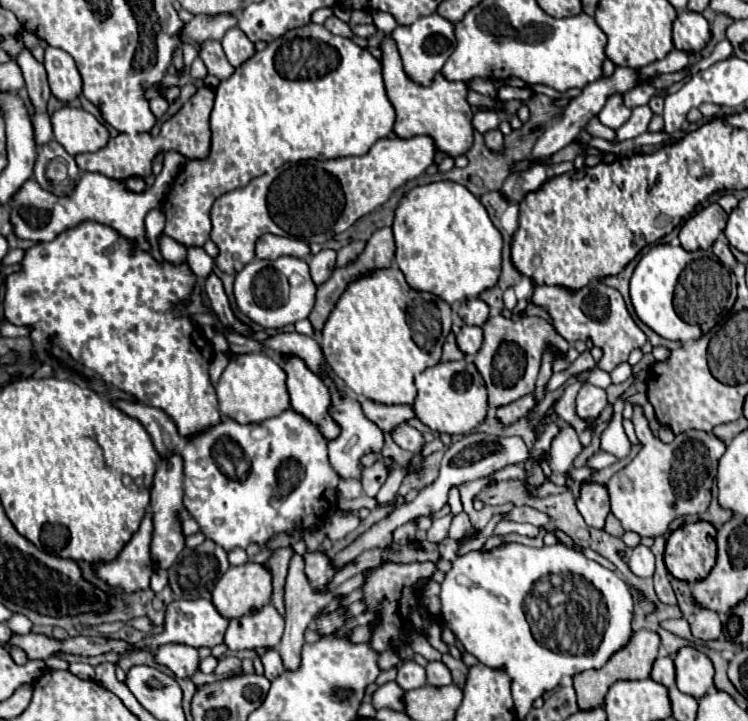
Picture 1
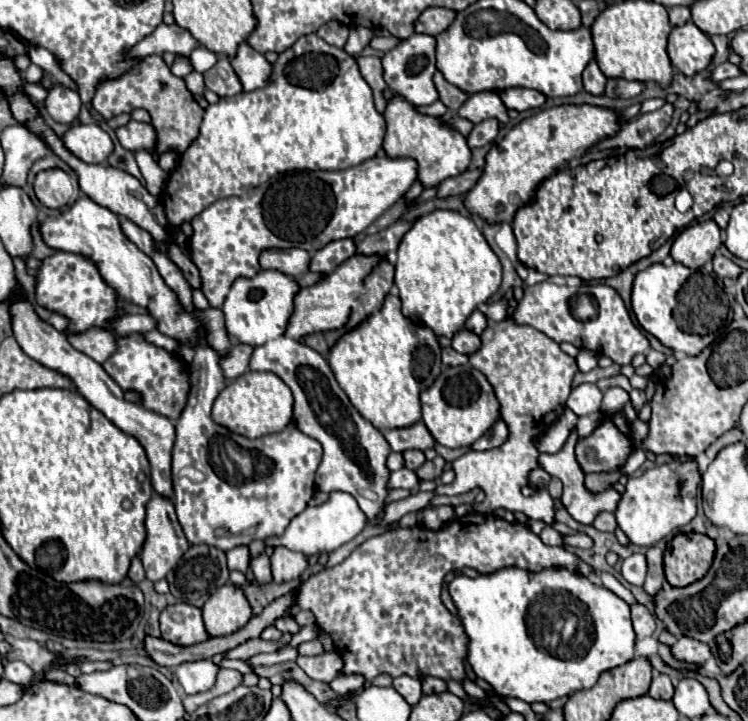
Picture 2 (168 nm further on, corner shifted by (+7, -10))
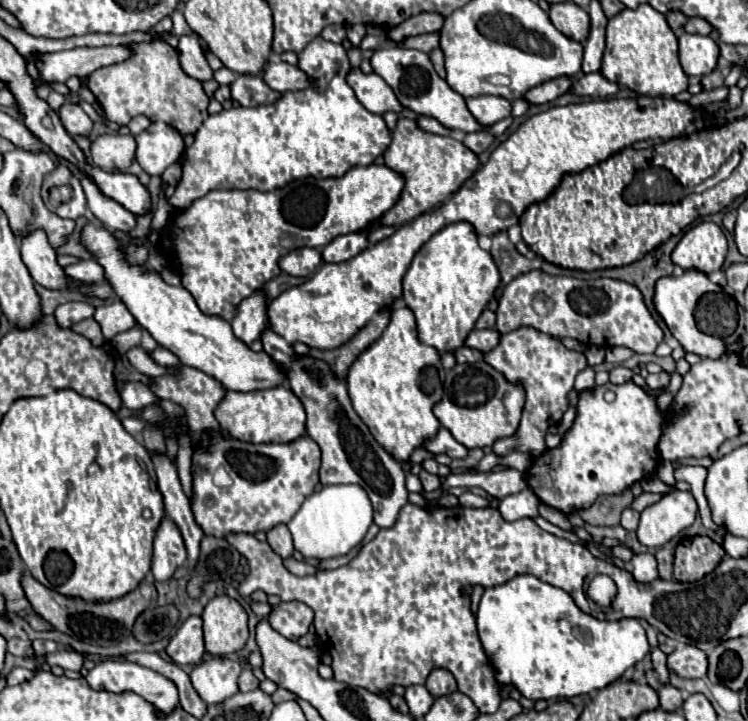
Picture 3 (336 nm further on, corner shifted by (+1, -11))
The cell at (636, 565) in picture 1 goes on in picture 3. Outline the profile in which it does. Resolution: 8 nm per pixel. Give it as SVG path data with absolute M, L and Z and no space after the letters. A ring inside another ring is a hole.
M645 553L645 555L633 555L631 559L631 573L637 581L641 583L651 583L659 577L657 573L657 561L651 553Z

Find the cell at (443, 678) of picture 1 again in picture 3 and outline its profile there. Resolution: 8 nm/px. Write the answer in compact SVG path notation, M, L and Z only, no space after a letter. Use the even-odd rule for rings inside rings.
M433 669L429 673L429 677L427 677L425 687L429 689L429 693L433 697L443 697L443 695L449 695L449 693L457 691L457 681L455 681L451 671L447 671L447 669Z

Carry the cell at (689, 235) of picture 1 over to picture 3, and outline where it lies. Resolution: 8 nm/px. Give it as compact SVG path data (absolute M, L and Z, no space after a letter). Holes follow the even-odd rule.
M703 221L691 227L671 253L671 261L681 269L697 269L705 275L719 271L727 257L727 239L715 223Z

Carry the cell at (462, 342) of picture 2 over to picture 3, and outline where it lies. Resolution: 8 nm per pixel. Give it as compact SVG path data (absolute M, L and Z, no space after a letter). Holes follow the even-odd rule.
M473 329L471 335L467 337L465 345L471 347L471 349L479 349L479 351L487 353L499 343L499 339L501 339L501 333L497 329L483 329L483 331Z

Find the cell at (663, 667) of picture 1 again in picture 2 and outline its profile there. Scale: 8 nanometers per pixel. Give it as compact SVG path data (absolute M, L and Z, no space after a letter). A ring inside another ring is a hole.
M655 672L651 688L649 688L649 696L651 698L661 698L661 700L671 700L673 698L673 684L671 684L667 674Z

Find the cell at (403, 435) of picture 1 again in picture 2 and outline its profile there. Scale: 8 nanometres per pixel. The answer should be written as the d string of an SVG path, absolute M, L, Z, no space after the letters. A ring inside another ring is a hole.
M405 450L403 458L405 458L405 468L409 470L417 470L425 462L425 456L421 450Z

